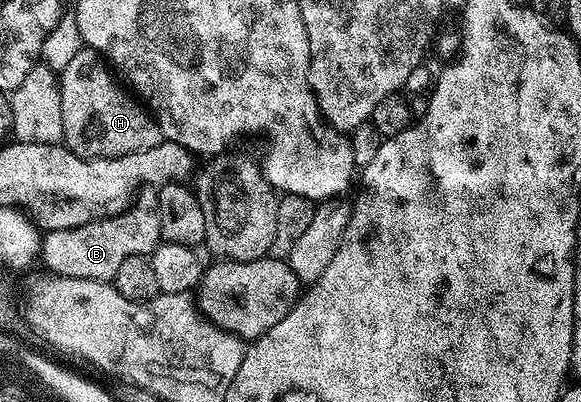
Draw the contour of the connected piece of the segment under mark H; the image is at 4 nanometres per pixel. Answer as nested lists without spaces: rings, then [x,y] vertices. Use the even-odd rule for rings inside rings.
[[[83,46],[59,72],[62,137],[65,146],[86,159],[110,159],[113,155],[123,155],[129,151],[139,151],[160,145],[164,141],[162,130],[153,115],[114,81],[115,76],[105,64],[96,65],[99,59],[98,52]]]

